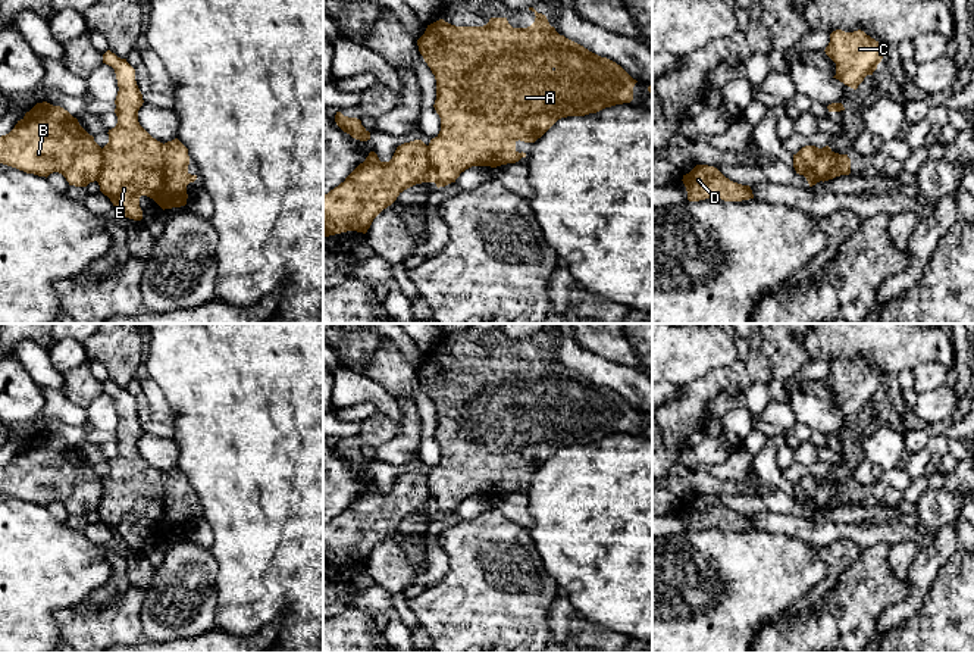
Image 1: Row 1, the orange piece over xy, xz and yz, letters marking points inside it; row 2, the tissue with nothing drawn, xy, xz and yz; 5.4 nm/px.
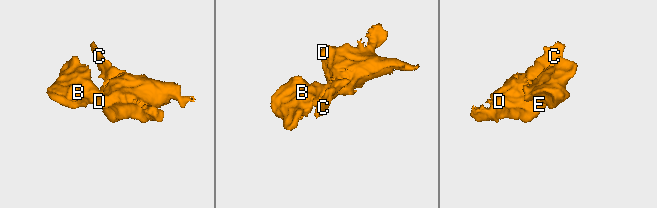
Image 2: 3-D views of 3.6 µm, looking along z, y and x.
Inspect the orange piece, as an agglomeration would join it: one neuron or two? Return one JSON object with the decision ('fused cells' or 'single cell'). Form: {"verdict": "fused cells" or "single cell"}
{"verdict": "fused cells"}

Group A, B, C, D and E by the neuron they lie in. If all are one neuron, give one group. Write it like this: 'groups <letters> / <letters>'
groups A C D E / B

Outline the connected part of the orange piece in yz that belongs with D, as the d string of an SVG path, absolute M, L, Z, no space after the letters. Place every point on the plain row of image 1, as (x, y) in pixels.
M696 494L689 503L683 504L683 513L689 531L705 528L721 528L724 531L742 531L754 528L749 515L742 515L726 507L717 497Z

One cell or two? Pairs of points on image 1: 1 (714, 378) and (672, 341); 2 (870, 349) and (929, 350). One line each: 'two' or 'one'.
1: two
2: one

